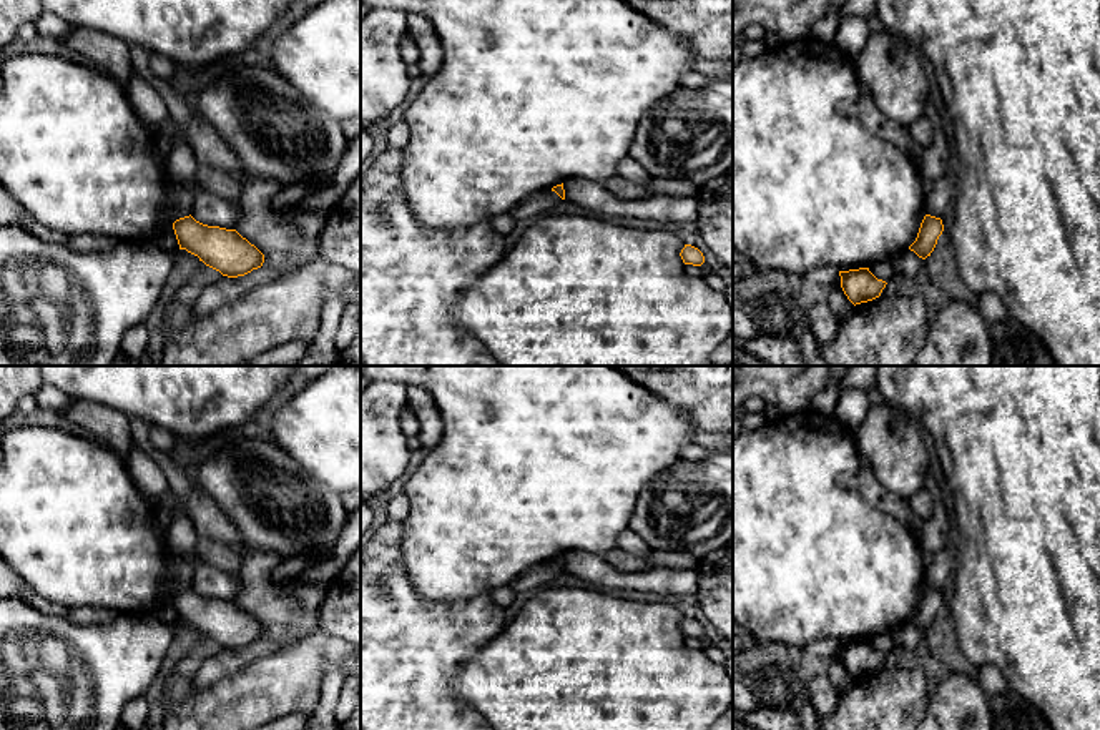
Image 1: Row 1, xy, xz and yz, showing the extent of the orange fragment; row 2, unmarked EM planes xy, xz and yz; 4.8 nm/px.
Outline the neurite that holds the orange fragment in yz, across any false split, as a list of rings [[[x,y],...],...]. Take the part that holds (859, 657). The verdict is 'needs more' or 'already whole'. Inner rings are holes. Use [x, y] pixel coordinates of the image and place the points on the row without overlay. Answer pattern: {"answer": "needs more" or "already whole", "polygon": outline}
{"answer": "already whole", "polygon": [[[869,640],[839,644],[839,649],[841,660],[854,678],[879,670],[887,657],[877,652]]]}

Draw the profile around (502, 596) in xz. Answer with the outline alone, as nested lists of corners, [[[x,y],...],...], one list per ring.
[[[505,585],[492,589],[489,595],[497,605],[507,609],[515,600],[517,594],[510,585]]]

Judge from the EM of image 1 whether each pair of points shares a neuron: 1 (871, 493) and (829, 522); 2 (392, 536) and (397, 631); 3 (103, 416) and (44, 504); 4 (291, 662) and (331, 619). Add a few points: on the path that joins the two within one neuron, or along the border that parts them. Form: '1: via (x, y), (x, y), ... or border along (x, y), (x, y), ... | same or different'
1: border along (858, 459), (858, 493), (869, 504), (896, 519) | different
2: via (391, 559), (392, 607) | same
3: border along (85, 433), (107, 444), (122, 459) | different
4: border along (318, 631), (343, 641) | different

